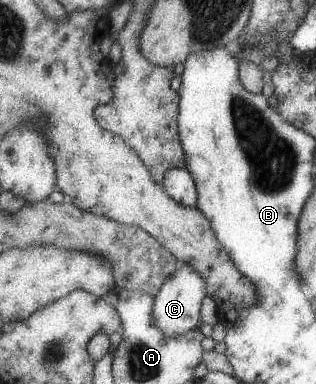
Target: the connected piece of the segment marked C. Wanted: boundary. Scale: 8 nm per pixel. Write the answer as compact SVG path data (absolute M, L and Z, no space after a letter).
M178 264L174 274L167 278L153 297L150 312L153 326L169 338L179 337L183 333L197 328L200 324L199 309L205 296L205 283L200 274L189 265Z

